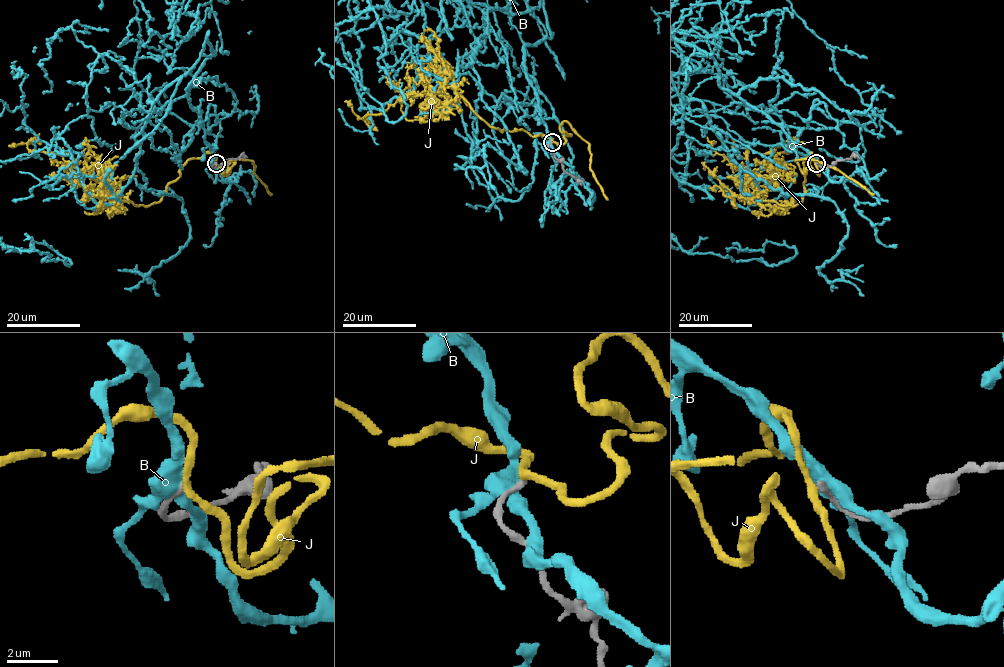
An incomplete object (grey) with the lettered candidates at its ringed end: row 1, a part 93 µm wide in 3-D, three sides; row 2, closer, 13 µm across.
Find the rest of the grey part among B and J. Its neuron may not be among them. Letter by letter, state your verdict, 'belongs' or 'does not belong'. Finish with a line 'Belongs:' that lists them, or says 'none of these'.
B: does not belong
J: does not belong
Belongs: none of these

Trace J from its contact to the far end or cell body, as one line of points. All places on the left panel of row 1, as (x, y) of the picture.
J: (215, 163), (212, 153), (188, 160), (149, 205), (100, 191), (101, 181), (65, 164), (75, 190)

